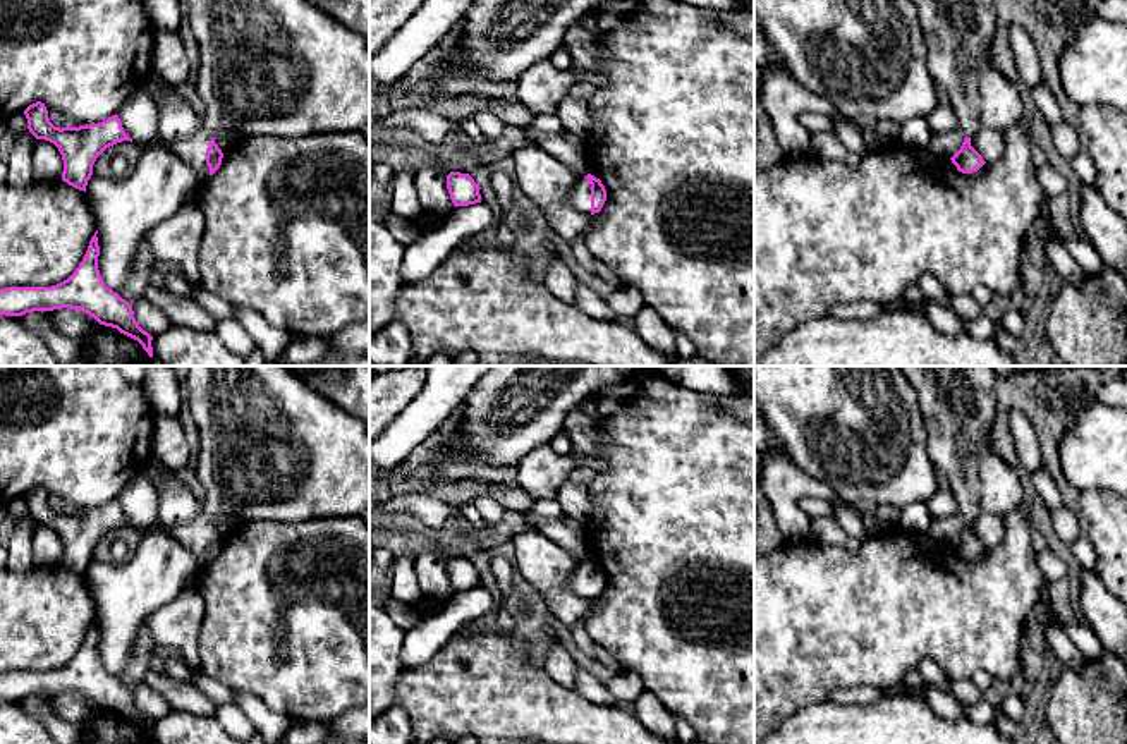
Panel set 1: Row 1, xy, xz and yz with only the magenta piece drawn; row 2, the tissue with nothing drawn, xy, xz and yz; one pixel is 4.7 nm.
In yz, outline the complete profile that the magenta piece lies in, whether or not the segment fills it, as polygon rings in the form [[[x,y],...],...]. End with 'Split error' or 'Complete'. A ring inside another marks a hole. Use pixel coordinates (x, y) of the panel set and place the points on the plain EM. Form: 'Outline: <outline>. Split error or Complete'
Outline: [[[899,366],[917,393],[926,430],[928,457],[948,479],[966,524],[950,543],[962,558],[978,557],[986,546],[971,531],[971,522],[988,512],[1005,517],[1022,502],[1017,473],[990,447],[990,430],[998,409],[996,373],[991,366]]]. Split error

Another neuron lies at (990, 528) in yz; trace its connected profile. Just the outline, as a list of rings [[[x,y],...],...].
[[[984,512],[971,522],[971,531],[986,548],[995,548],[1005,538],[1005,517]]]

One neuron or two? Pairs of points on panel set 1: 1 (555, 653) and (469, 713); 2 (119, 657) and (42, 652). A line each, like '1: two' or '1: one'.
1: two
2: two

